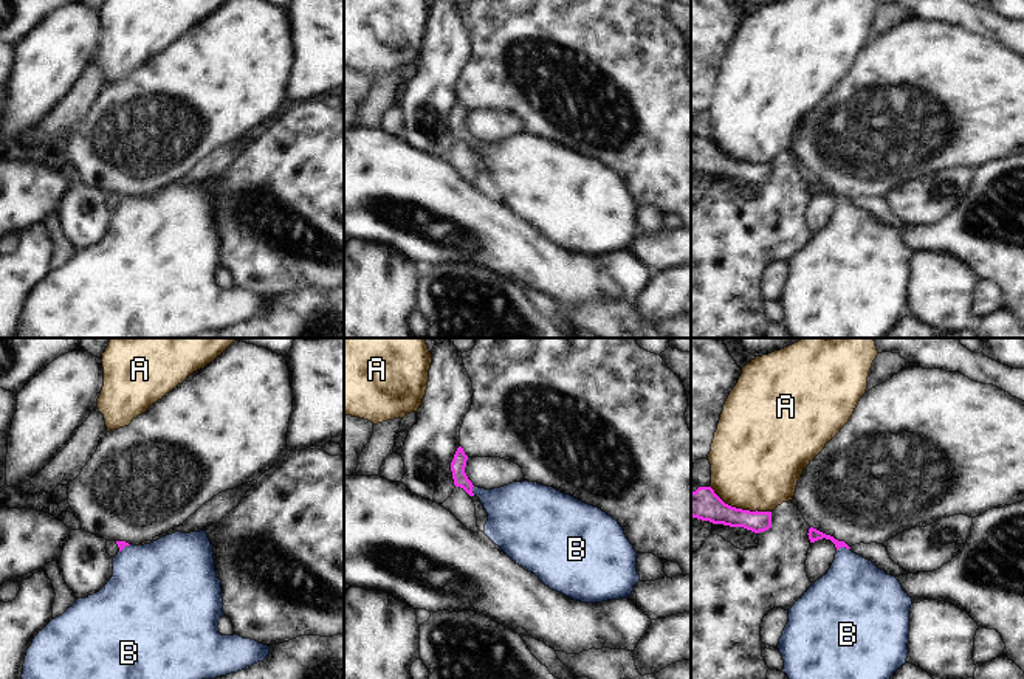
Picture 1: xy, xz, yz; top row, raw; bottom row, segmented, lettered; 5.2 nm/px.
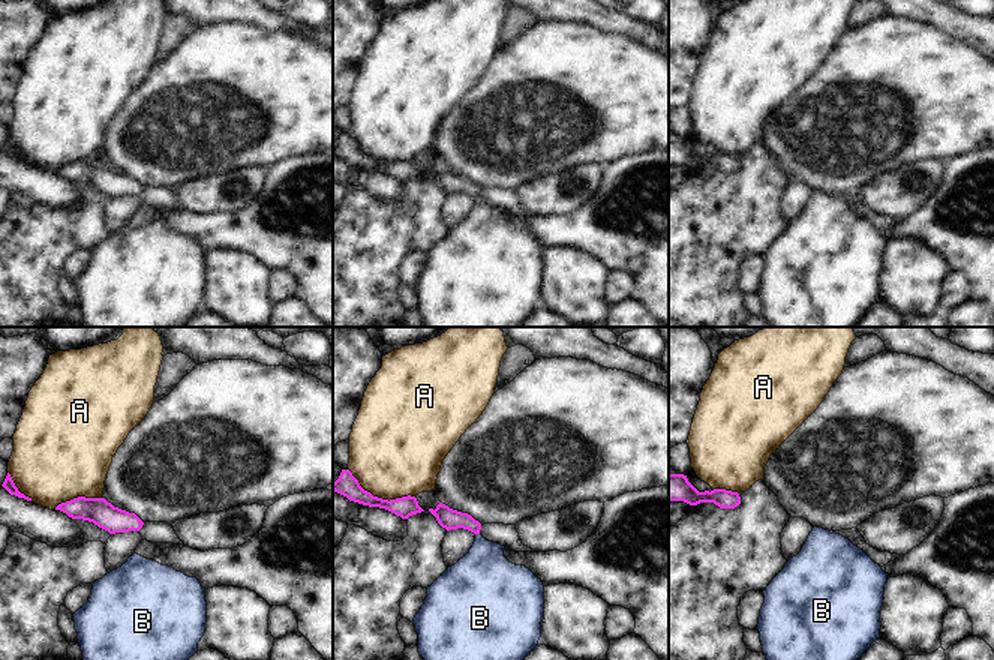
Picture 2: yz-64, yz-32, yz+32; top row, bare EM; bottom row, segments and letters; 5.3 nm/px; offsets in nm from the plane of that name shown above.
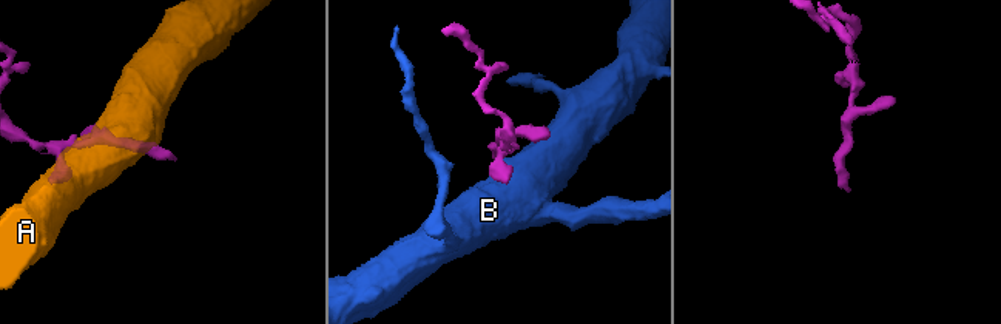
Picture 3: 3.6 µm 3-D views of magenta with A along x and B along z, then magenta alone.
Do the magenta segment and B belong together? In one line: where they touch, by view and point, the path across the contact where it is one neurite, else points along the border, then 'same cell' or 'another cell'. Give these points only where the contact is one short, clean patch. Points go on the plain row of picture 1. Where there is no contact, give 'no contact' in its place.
meets magenta in yz at (843, 199); runs through yz (814, 188), (829, 189), (843, 199), (854, 245); same cell

